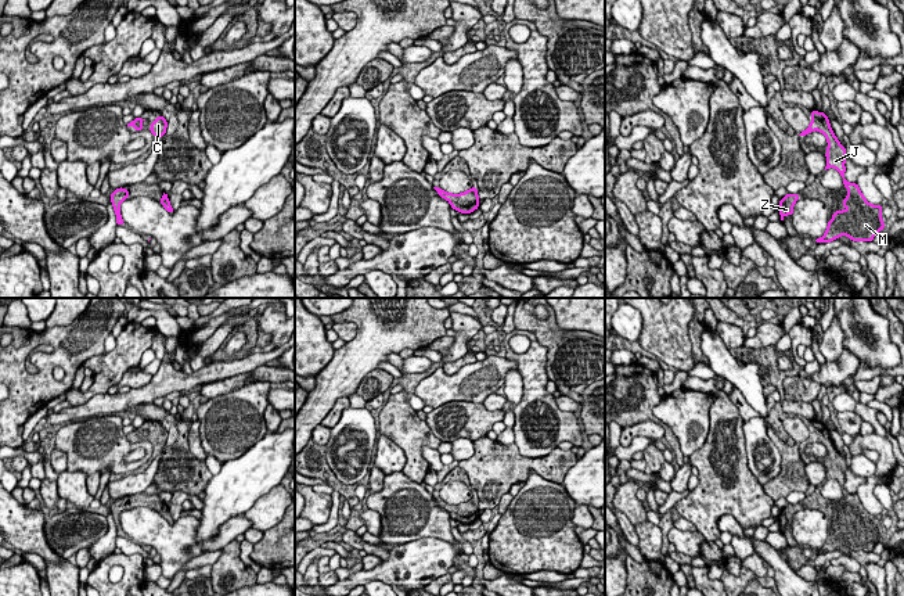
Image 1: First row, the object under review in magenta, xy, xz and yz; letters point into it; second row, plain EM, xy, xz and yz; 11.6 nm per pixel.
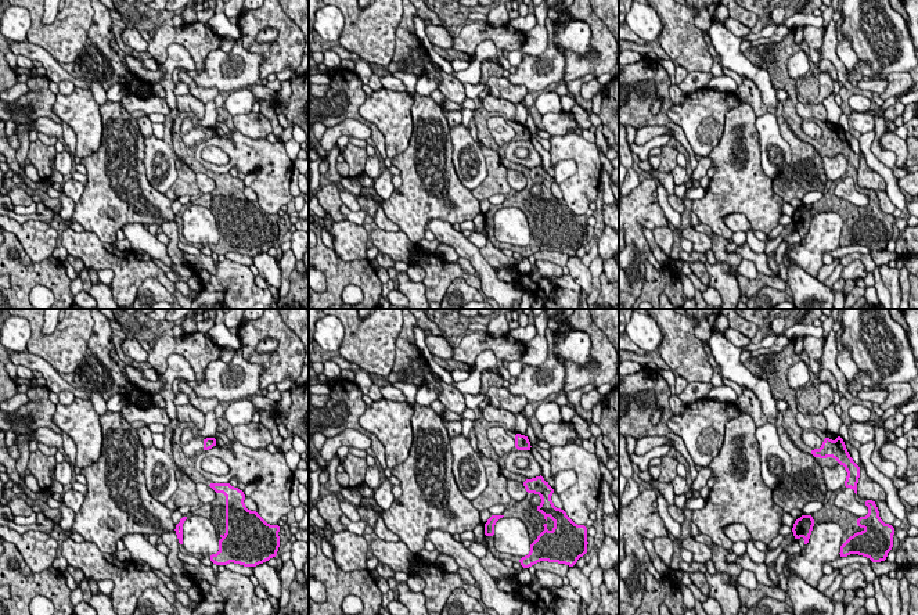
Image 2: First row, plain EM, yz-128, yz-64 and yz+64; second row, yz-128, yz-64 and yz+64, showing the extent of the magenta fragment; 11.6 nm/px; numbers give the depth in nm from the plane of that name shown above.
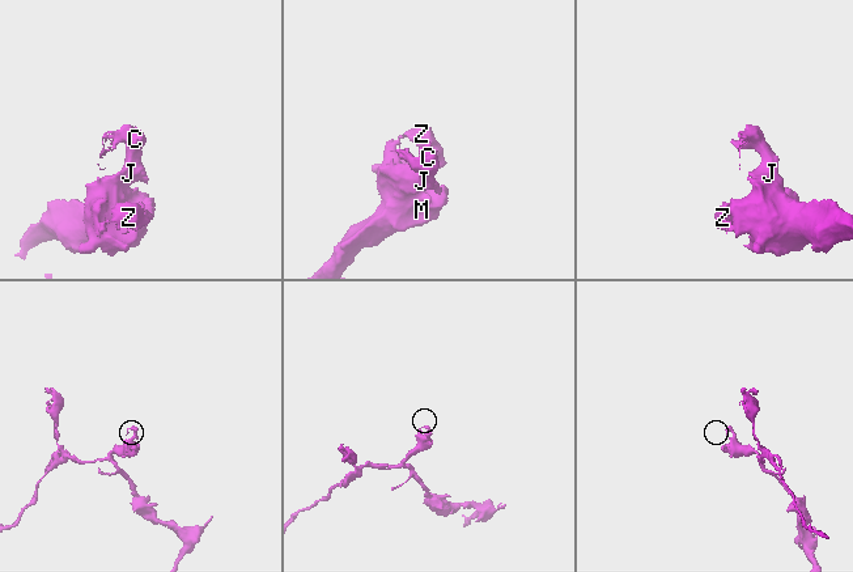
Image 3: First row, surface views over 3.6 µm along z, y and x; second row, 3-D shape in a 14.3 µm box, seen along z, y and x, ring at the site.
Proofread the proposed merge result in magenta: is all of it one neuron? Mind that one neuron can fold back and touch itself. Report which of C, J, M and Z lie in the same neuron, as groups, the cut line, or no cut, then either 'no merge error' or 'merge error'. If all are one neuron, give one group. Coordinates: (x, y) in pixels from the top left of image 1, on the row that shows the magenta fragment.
C J M Z; no cut; no merge error

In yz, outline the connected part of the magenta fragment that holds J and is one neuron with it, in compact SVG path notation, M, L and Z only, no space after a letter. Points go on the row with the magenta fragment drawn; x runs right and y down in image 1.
M811 111L811 123L799 136L807 136L811 132L821 132L828 141L826 148L826 166L839 170L844 187L849 194L843 200L843 205L849 207L849 211L836 211L832 219L828 222L825 234L821 238L814 238L817 244L831 243L840 236L847 236L853 241L874 241L878 231L885 229L882 220L882 205L869 204L862 195L857 183L849 183L844 179L844 162L846 162L846 148L839 143L835 133L831 129L828 116L824 112Z

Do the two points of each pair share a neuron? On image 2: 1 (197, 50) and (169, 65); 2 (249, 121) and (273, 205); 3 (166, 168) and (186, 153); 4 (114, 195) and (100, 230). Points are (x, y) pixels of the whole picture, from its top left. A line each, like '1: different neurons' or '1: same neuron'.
1: different neurons
2: different neurons
3: different neurons
4: same neuron

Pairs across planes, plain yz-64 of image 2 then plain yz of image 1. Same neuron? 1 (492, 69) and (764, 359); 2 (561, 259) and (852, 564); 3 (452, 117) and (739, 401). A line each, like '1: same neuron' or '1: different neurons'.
1: same neuron
2: different neurons
3: same neuron

